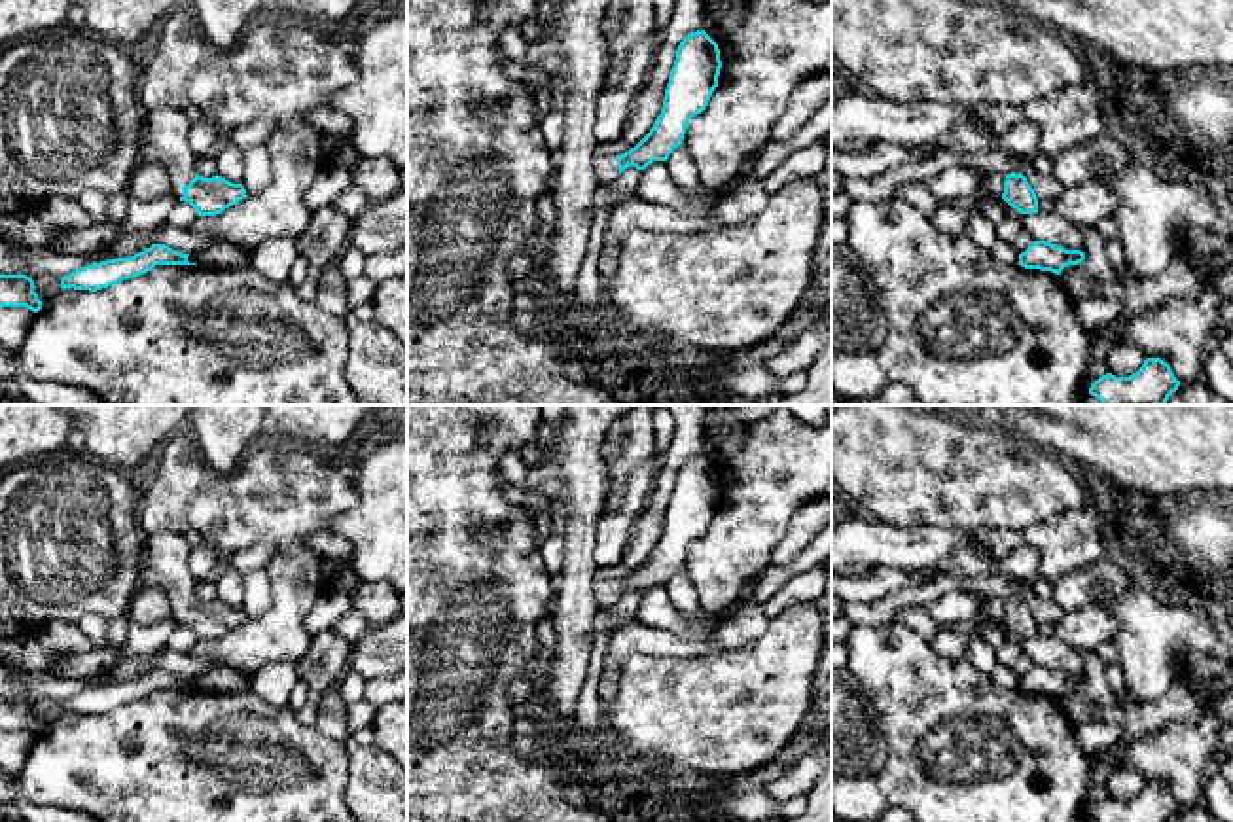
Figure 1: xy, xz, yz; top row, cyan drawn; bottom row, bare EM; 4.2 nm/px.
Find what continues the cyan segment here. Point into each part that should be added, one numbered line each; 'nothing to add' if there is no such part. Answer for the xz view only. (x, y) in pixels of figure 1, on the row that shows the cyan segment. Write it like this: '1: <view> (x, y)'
1: xz (605, 167)

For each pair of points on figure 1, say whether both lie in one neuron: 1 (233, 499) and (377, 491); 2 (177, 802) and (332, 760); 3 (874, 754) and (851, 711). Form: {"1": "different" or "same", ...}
{"1": "different", "2": "same", "3": "same"}

